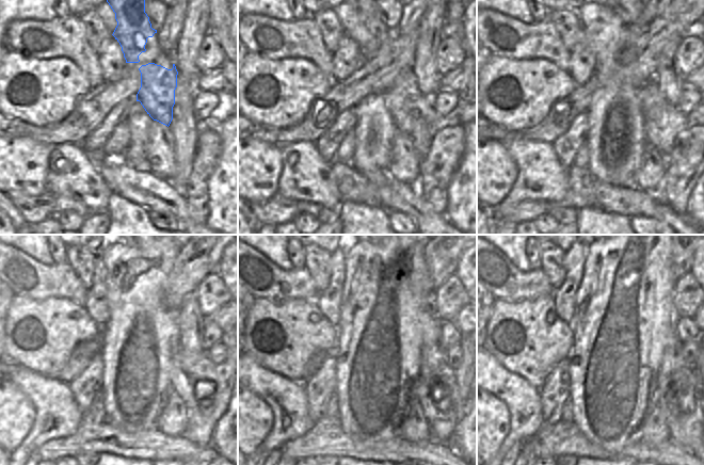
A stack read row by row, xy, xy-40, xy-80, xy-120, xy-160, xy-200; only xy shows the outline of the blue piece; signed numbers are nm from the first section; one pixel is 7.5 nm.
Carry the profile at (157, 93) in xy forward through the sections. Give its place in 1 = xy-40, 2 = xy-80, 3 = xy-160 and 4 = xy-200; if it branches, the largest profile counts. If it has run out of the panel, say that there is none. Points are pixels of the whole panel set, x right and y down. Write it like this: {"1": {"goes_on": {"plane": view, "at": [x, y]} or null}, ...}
{"1": {"goes_on": {"plane": "xy-40", "at": [413, 112]}}, "2": {"goes_on": {"plane": "xy-80", "at": [664, 122]}}, "3": {"goes_on": {"plane": "xy-160", "at": [445, 374]}}, "4": {"goes_on": {"plane": "xy-200", "at": [684, 383]}}}

